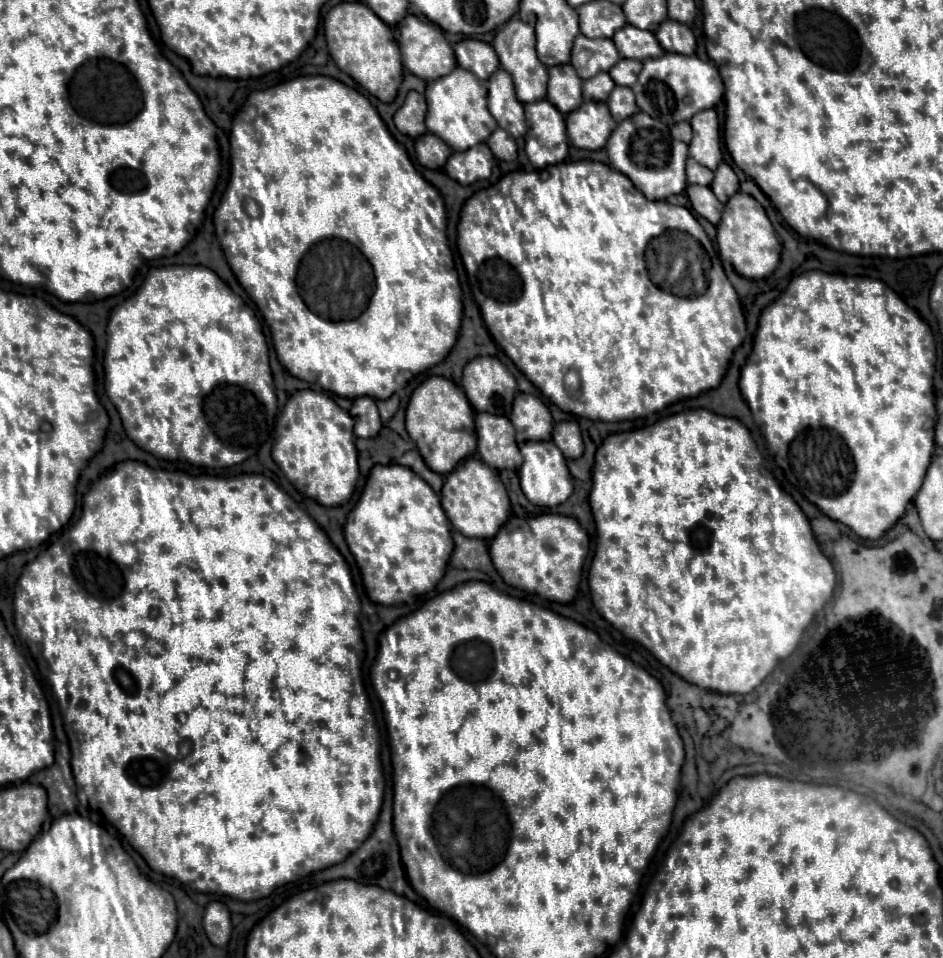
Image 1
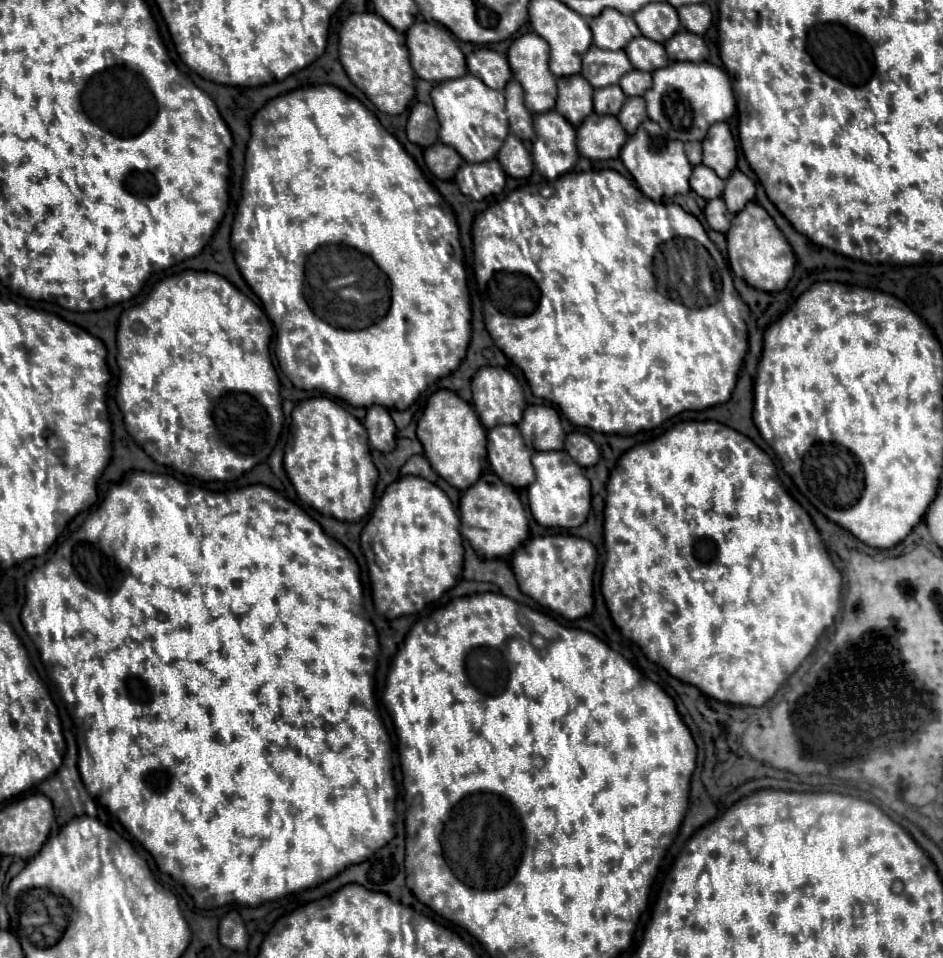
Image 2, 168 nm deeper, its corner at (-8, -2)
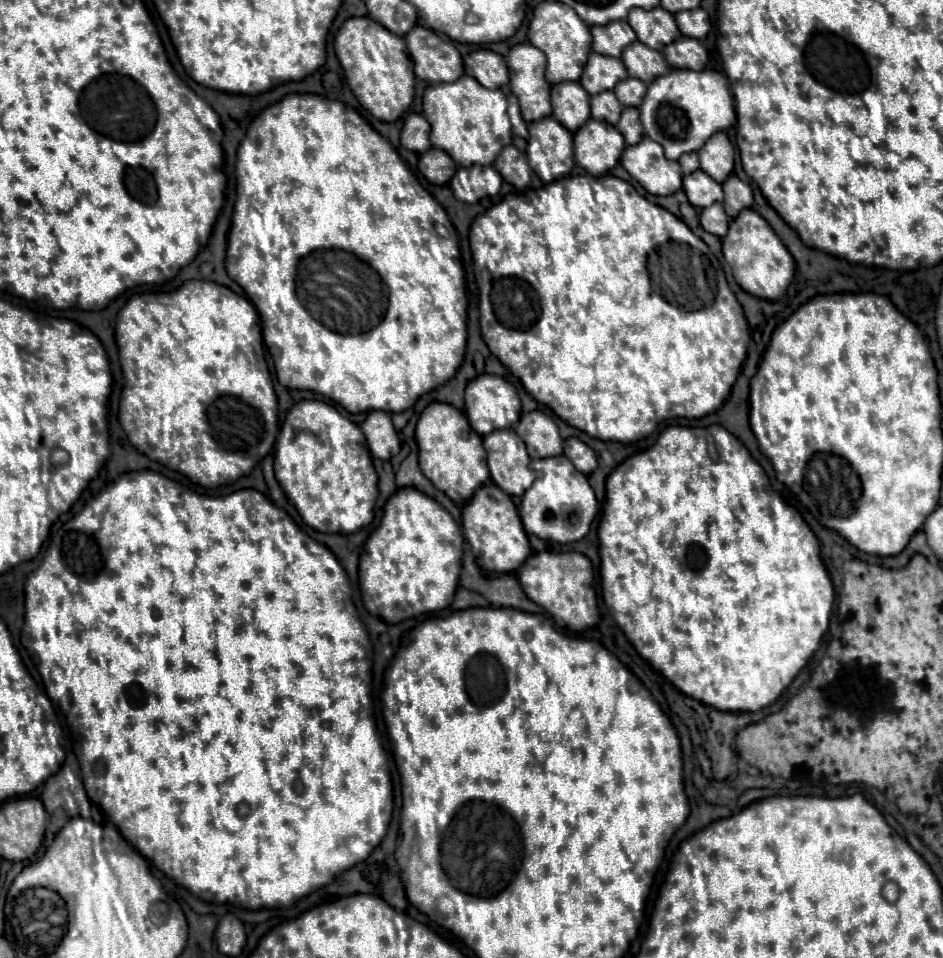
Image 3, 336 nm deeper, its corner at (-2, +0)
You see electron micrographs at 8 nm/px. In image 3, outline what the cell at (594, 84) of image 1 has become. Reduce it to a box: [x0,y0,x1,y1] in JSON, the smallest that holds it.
[590,92,622,124]

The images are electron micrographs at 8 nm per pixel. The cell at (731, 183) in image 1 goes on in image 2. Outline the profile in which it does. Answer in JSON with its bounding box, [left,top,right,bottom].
[724,168,754,214]

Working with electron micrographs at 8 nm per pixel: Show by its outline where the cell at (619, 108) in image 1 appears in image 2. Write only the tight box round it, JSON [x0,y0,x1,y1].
[618,96,648,134]

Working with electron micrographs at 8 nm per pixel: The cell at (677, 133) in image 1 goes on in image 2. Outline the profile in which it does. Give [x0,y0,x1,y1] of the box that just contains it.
[684,142,702,164]

